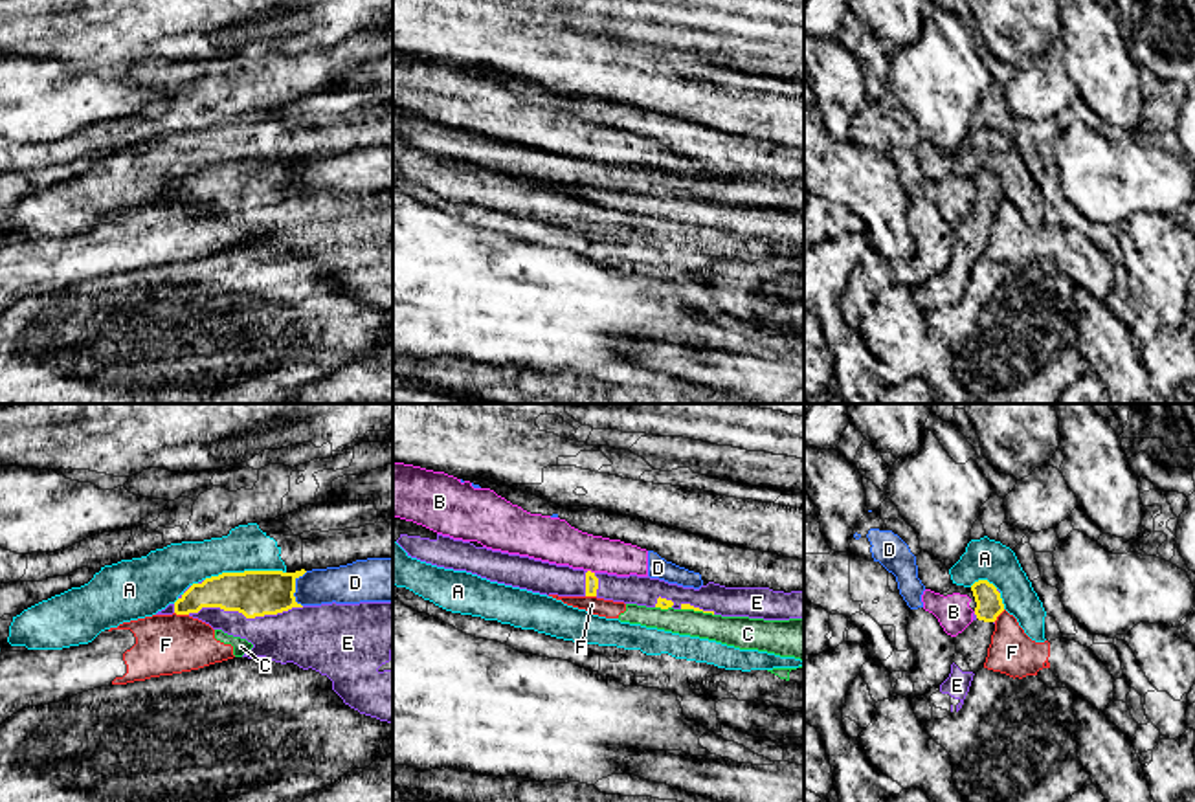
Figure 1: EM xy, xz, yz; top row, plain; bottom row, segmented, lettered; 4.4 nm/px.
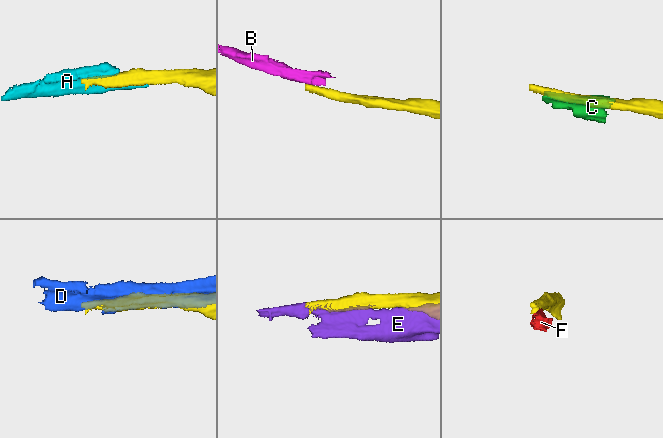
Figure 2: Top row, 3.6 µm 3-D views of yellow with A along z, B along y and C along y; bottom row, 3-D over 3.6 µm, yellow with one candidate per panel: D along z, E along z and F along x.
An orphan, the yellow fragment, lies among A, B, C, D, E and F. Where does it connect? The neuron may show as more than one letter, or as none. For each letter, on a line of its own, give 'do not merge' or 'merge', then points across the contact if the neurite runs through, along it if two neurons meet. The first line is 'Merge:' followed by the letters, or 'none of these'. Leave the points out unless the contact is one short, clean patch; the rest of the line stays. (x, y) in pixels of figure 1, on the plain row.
Merge: E
A: do not merge
B: do not merge | along xz (588, 158), (593, 162)
C: do not merge
D: do not merge
E: merge
F: do not merge | along xy (175, 200), (188, 204)

